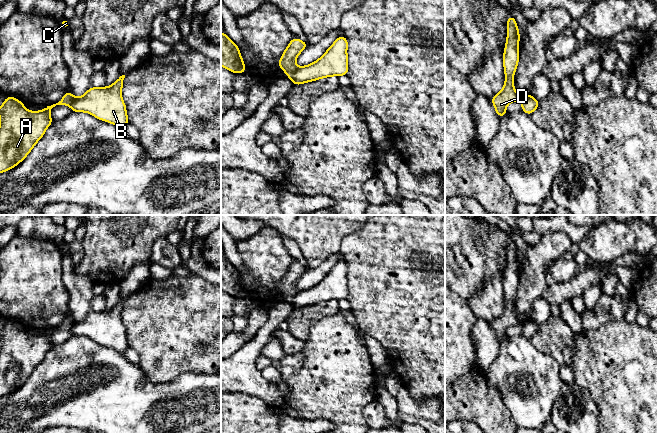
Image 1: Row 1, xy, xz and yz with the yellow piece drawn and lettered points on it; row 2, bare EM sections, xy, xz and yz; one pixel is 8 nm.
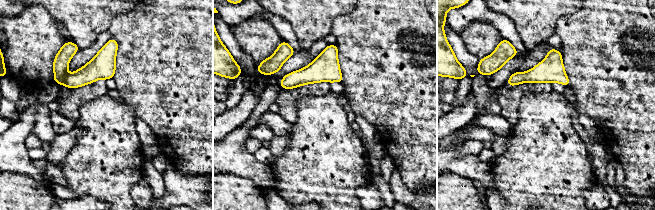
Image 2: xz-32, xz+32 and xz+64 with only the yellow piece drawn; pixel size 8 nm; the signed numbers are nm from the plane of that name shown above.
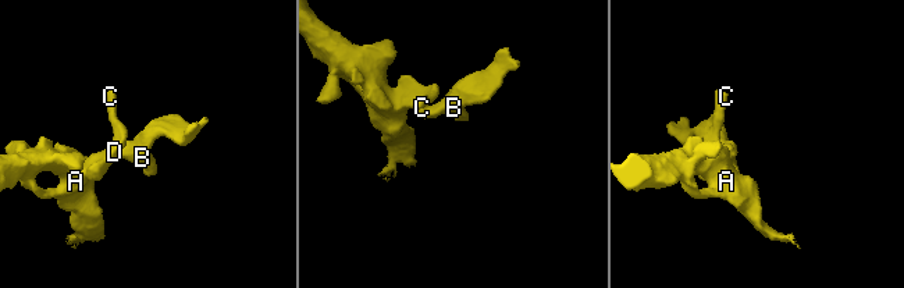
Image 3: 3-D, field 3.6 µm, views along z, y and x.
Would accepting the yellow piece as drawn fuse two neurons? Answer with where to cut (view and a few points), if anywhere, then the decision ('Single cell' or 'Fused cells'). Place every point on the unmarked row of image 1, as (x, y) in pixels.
Split along xz (298, 291), (288, 300). Fused cells

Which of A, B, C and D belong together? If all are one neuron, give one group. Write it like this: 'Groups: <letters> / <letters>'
Groups: A C D / B

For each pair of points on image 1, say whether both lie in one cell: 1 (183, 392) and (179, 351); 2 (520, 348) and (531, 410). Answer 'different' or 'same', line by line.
1: different
2: same

